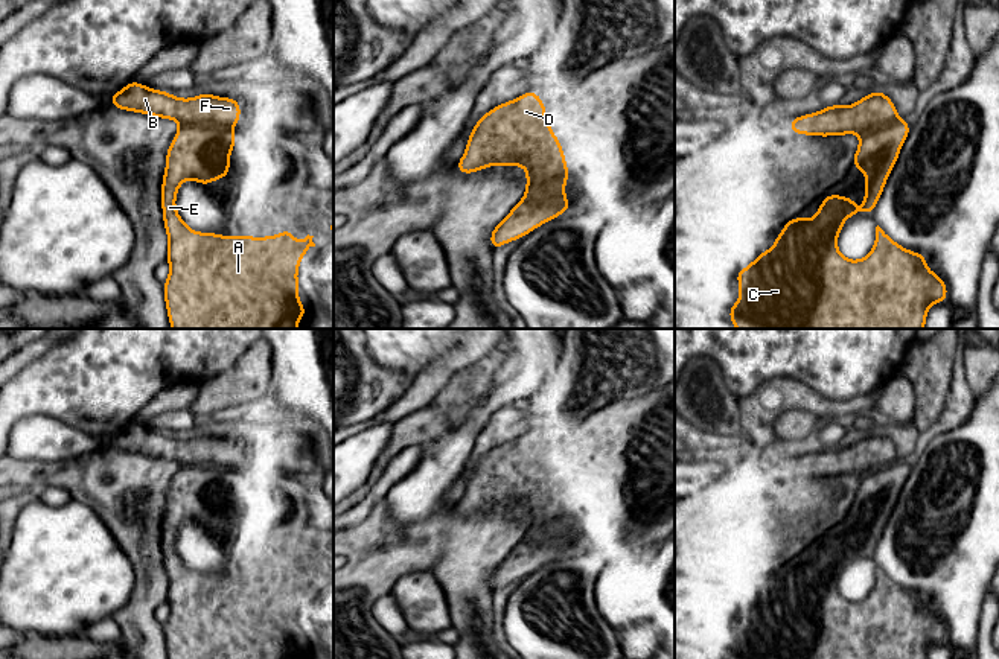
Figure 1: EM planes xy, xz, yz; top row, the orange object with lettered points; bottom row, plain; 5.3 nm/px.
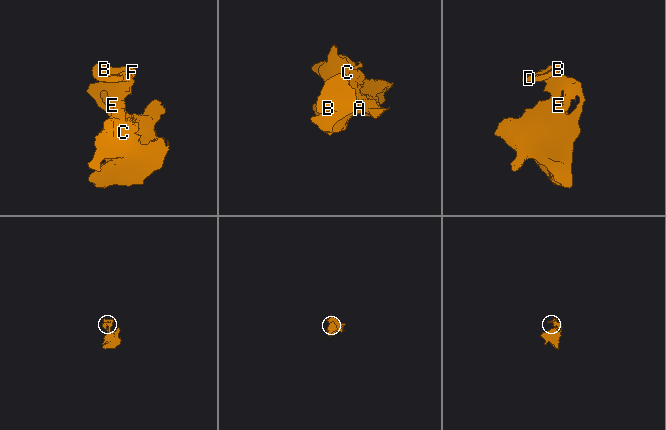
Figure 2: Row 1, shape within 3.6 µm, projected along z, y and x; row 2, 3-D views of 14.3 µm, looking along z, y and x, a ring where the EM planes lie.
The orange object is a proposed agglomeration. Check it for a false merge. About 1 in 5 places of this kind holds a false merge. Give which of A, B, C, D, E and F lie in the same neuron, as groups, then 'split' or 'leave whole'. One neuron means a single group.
groups A B C D E F; leave whole

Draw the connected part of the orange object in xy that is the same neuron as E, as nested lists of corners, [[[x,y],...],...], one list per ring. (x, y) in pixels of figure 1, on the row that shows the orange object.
[[[136,79],[107,102],[123,111],[174,119],[181,125],[168,148],[161,183],[161,210],[171,268],[163,289],[172,329],[297,329],[302,317],[309,310],[302,306],[297,295],[300,289],[297,271],[303,254],[315,247],[314,236],[308,234],[295,242],[291,228],[267,237],[198,233],[184,224],[175,209],[178,187],[184,180],[189,178],[207,187],[210,181],[228,177],[230,152],[238,140],[230,128],[241,119],[239,102],[233,97],[216,97],[212,93],[180,99],[172,93],[145,87]]]

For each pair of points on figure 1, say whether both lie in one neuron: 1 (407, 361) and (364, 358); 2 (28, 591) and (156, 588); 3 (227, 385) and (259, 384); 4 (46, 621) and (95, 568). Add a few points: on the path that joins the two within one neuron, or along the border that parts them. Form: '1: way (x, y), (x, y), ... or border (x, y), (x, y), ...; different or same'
1: border (364, 344), (369, 355), (381, 367), (404, 375); different
2: border (125, 553), (133, 568), (134, 589), (122, 608); different
3: way (235, 385), (252, 384); same
4: way (60, 608), (81, 582); same

